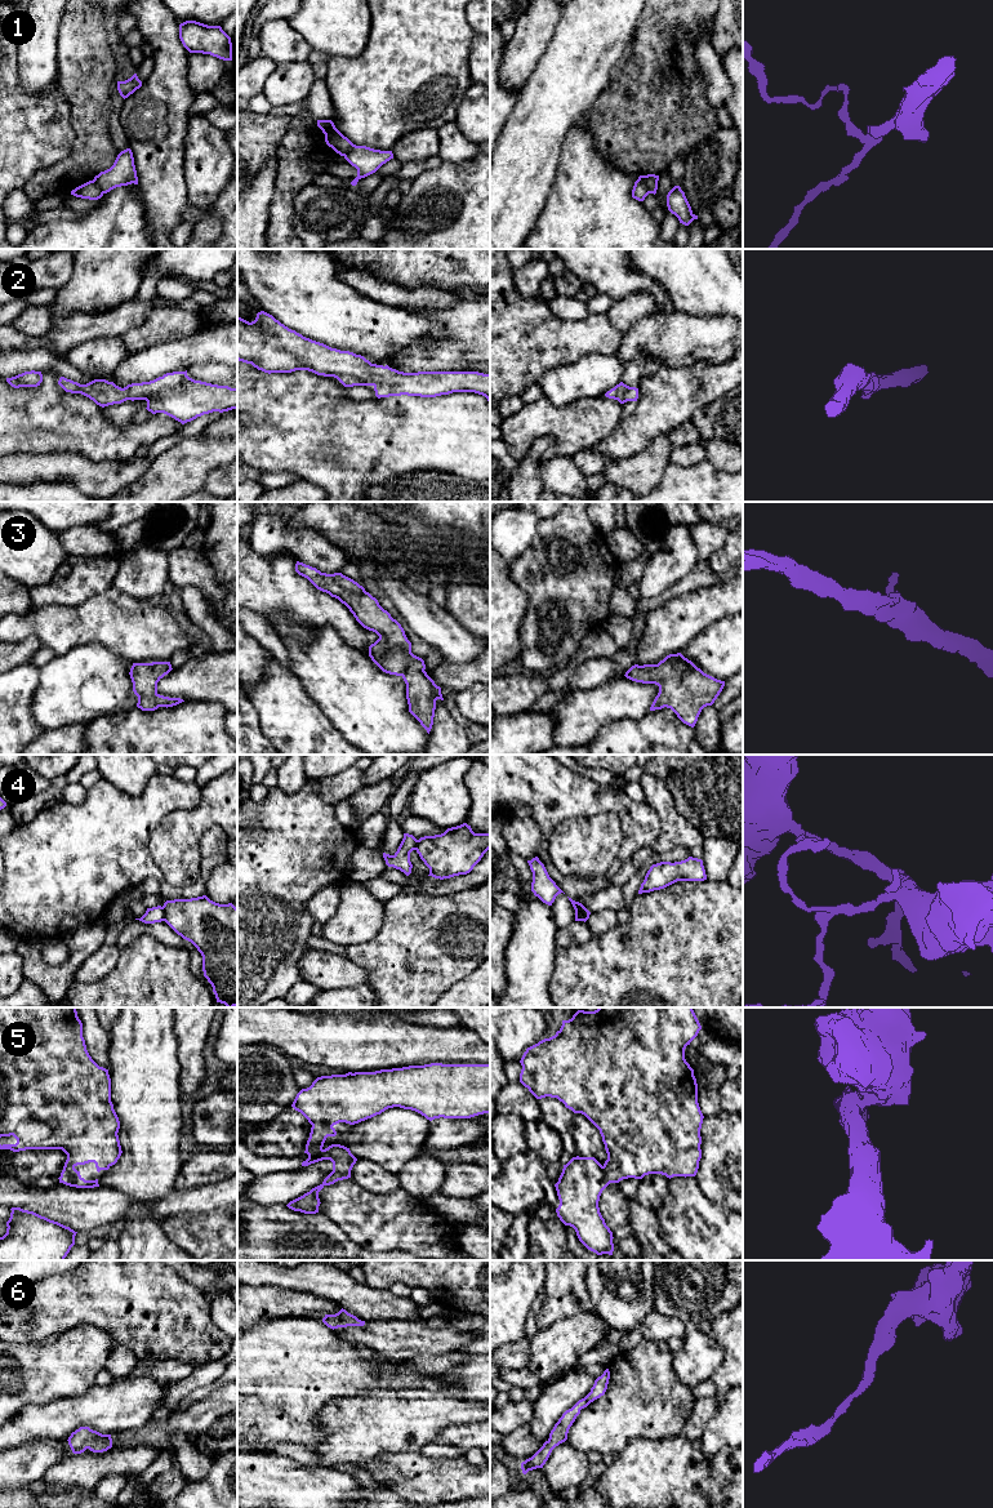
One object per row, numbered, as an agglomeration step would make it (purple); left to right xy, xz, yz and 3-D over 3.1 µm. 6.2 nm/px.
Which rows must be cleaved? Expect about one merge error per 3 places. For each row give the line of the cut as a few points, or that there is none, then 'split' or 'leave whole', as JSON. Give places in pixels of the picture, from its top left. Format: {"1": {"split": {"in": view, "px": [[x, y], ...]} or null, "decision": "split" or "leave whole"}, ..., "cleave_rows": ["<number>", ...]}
{"1": {"split": {"in": "xy", "px": [[93, 179], [102, 194]]}, "decision": "split"}, "2": {"split": null, "decision": "leave whole"}, "3": {"split": null, "decision": "leave whole"}, "4": {"split": {"in": "yz", "px": [[577, 902], [577, 908], [582, 915], [580, 920]]}, "decision": "split"}, "5": {"split": null, "decision": "leave whole"}, "6": {"split": null, "decision": "leave whole"}, "cleave_rows": ["1", "4"]}

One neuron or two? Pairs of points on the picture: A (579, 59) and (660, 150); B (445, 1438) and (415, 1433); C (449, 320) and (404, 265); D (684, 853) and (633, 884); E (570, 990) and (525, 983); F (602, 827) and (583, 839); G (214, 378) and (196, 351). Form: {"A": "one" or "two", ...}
{"A": "two", "B": "two", "C": "two", "D": "one", "E": "two", "F": "one", "G": "two"}

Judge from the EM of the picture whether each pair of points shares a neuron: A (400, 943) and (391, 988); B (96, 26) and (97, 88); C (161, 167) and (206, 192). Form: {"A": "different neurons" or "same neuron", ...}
{"A": "same neuron", "B": "same neuron", "C": "different neurons"}

